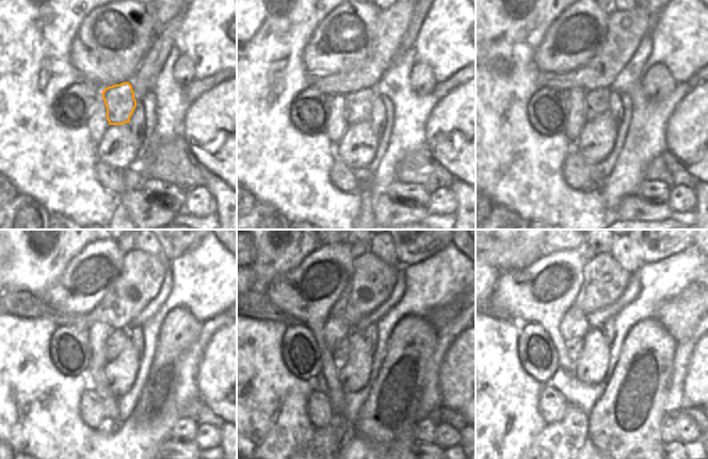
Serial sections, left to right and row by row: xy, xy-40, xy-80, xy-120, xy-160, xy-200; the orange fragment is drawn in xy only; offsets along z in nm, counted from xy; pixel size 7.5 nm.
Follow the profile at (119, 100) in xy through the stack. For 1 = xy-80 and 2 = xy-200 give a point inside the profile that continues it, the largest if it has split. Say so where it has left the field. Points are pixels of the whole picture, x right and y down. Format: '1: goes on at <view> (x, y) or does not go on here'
1: goes on at xy-80 (597, 101)
2: goes on at xy-200 (574, 347)

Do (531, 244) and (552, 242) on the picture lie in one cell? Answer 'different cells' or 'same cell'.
different cells

